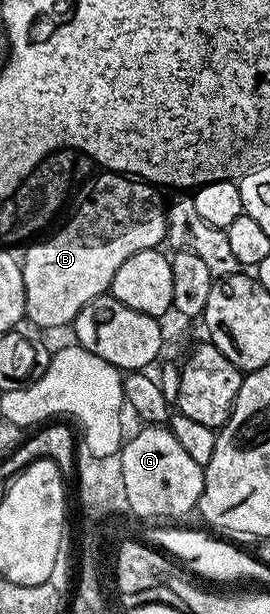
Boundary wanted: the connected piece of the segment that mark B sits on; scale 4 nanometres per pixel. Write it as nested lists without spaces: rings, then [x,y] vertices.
[[[102,173],[93,180],[94,192],[78,207],[78,212],[59,229],[55,235],[47,234],[47,239],[39,238],[31,242],[26,256],[21,256],[24,277],[24,297],[26,298],[26,318],[37,327],[68,326],[74,318],[96,297],[107,294],[116,269],[141,251],[152,251],[166,238],[166,209],[158,196],[159,188],[145,181],[117,173]]]

